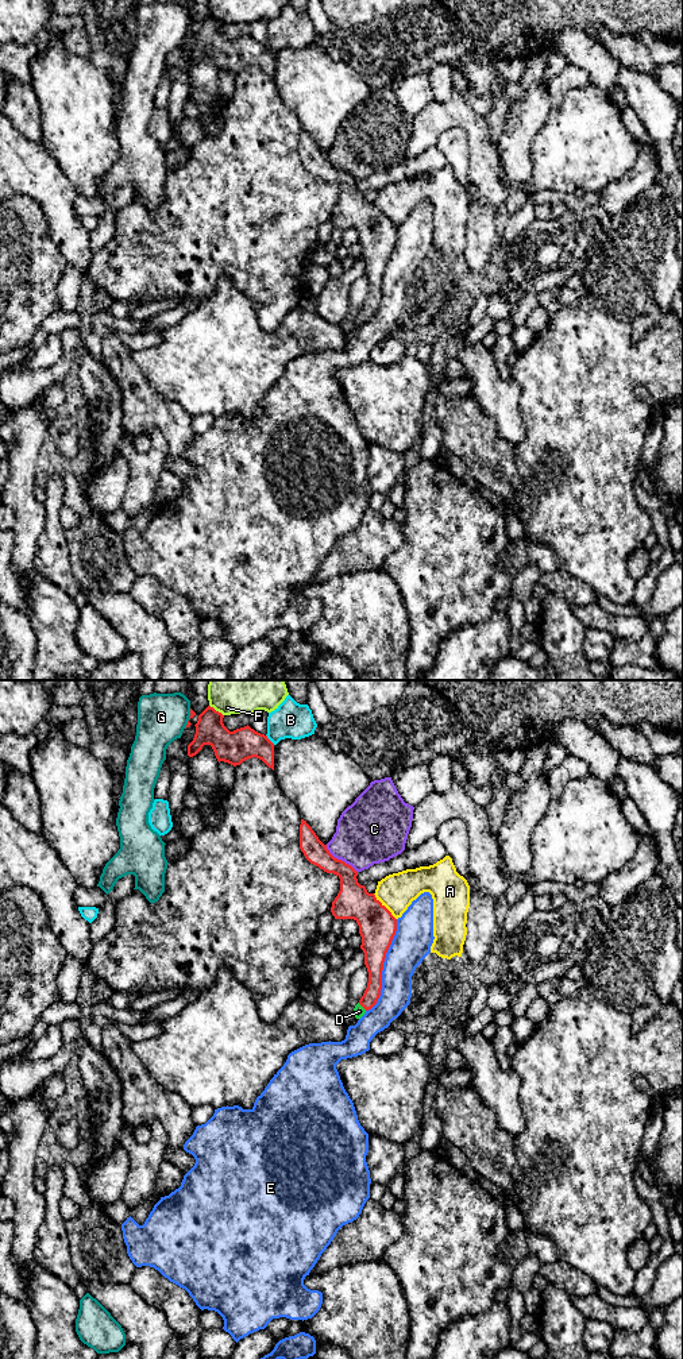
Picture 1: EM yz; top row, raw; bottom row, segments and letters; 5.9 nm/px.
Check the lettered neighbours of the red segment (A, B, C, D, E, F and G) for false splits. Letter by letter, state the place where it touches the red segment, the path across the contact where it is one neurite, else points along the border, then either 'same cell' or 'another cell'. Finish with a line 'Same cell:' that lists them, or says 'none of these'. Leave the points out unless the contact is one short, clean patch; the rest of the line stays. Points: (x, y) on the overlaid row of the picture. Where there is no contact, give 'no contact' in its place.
A: yz (385, 907) | another cell
B: yz (269, 740) | another cell
C: yz (340, 860) | another cell
D: yz (362, 1006) | across yz (374, 966), (374, 988), (362, 1006), (359, 1011) | same cell
E: yz (382, 966) | another cell
F: yz (215, 710) | along yz (209, 705), (223, 715) | another cell
G: yz (189, 718) | along yz (190, 709), (188, 724), (184, 728) | another cell
Same cell: D

